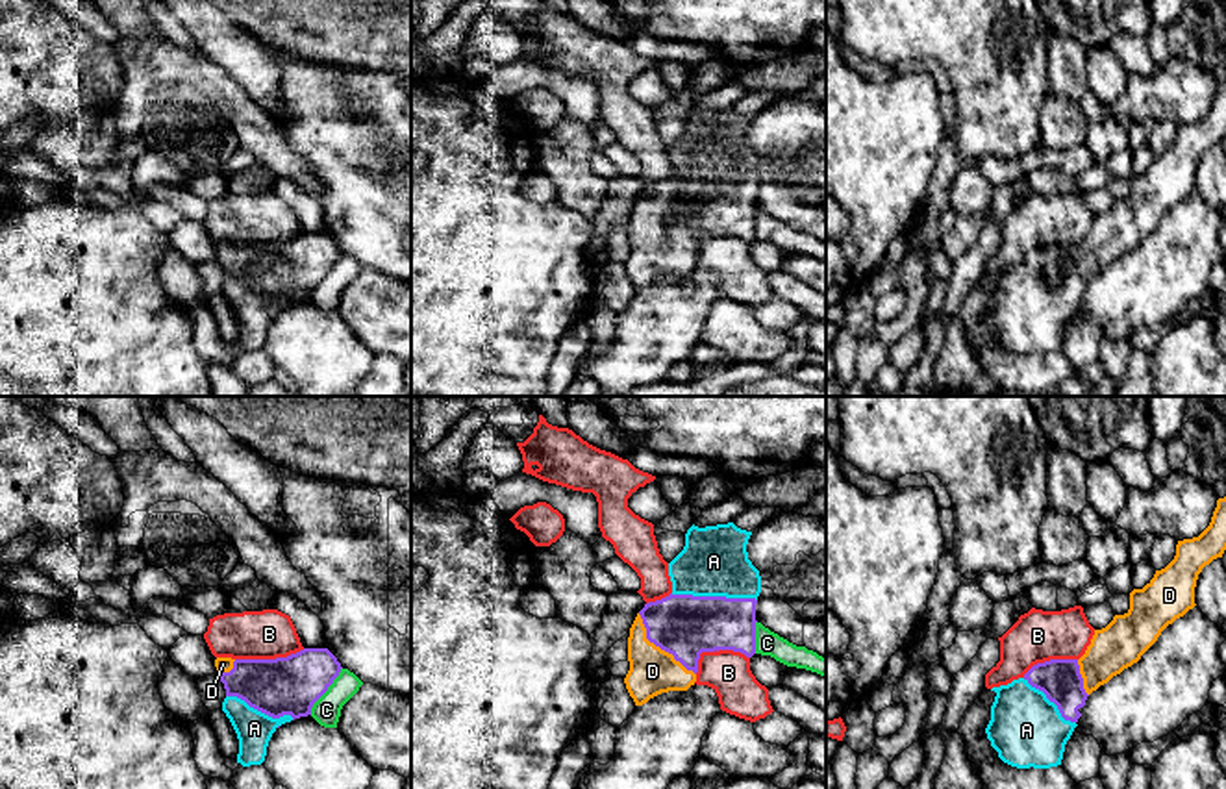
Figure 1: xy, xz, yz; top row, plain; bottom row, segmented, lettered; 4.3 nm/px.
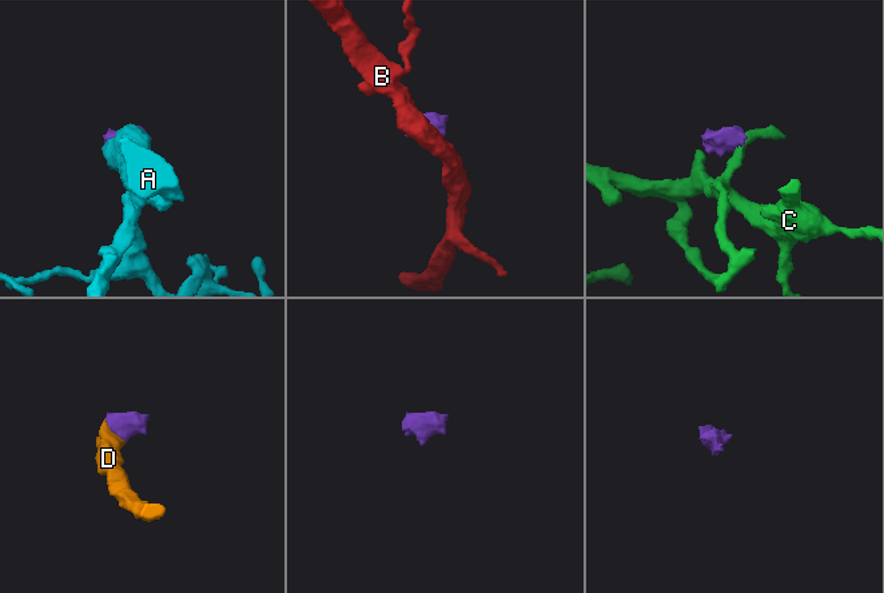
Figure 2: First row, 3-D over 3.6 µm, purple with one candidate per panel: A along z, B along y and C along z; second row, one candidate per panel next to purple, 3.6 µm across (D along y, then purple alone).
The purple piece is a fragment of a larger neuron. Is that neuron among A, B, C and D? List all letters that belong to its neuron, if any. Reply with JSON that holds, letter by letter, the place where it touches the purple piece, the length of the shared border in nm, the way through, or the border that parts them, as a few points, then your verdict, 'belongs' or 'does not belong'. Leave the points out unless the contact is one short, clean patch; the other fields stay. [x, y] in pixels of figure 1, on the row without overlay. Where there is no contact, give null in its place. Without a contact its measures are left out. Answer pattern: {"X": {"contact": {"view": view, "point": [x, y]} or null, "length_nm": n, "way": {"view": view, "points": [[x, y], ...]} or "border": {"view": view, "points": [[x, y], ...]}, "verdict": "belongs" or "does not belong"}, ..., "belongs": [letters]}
{"A": {"contact": {"view": "xz", "point": [713, 182]}, "length_nm": 380, "verdict": "belongs"}, "B": {"contact": {"view": "xy", "point": [269, 245]}, "length_nm": 300, "verdict": "does not belong"}, "C": {"contact": {"view": "xy", "point": [326, 275]}, "length_nm": 240, "border": {"view": "xy", "points": [[341, 252], [310, 299]]}, "verdict": "does not belong"}, "D": {"contact": {"view": "xz", "point": [660, 232]}, "length_nm": 380, "way": {"view": "xz", "points": [[682, 210], [660, 232], [660, 247], [652, 256]]}, "verdict": "belongs"}, "belongs": ["A", "D"]}

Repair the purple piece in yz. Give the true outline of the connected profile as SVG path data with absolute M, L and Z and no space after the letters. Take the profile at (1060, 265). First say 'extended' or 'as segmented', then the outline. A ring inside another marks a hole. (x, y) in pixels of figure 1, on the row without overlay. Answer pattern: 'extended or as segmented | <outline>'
extended | M1226 81L1217 85L1209 111L1193 124L1178 126L1174 144L1143 172L1130 178L1130 194L1095 215L1091 230L1080 244L1050 244L1033 250L1022 263L993 272L991 306L985 313L998 343L1017 354L1050 354L1061 350L1065 330L1070 324L1080 293L1087 282L1113 261L1132 252L1157 226L1161 217L1183 202L1195 189L1198 159L1226 135Z

